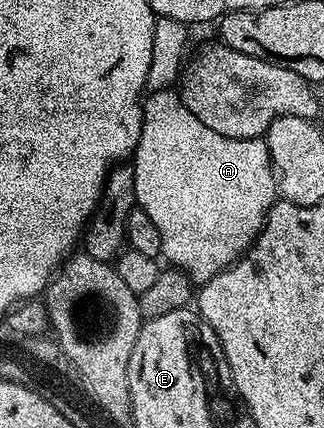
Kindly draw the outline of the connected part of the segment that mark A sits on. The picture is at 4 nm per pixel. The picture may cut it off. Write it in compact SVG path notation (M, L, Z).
M168 89L168 170L148 170L148 174L156 174L156 178L160 178L160 174L168 174L168 190L156 190L156 194L152 194L152 190L148 190L148 194L144 194L144 170L137 170L132 166L134 172L134 192L136 193L136 206L146 212L146 216L150 216L150 220L158 227L158 236L162 236L162 248L160 253L163 259L166 259L175 269L183 271L195 283L203 284L208 282L218 272L226 270L240 257L247 253L252 243L259 237L259 232L264 226L265 216L268 214L272 203L277 199L275 178L272 172L272 162L269 160L268 145L265 139L232 139L226 138L212 129L205 126L199 121L186 106L184 106L180 95L173 89Z

